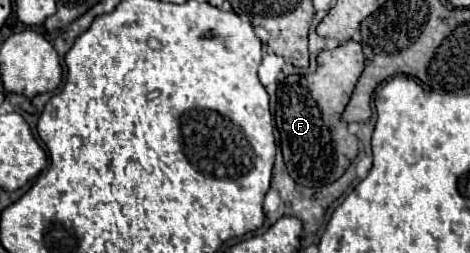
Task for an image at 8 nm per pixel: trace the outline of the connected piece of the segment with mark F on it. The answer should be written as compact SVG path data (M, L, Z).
M346 41L334 49L320 51L318 55L318 69L308 75L290 75L286 77L280 87L278 87L278 109L276 109L276 125L280 131L280 145L282 145L282 155L286 169L290 177L302 185L302 187L324 187L334 183L336 179L342 177L346 167L352 163L352 159L358 155L358 139L346 131L346 123L340 119L354 85L364 69L364 55L362 47L356 41Z

